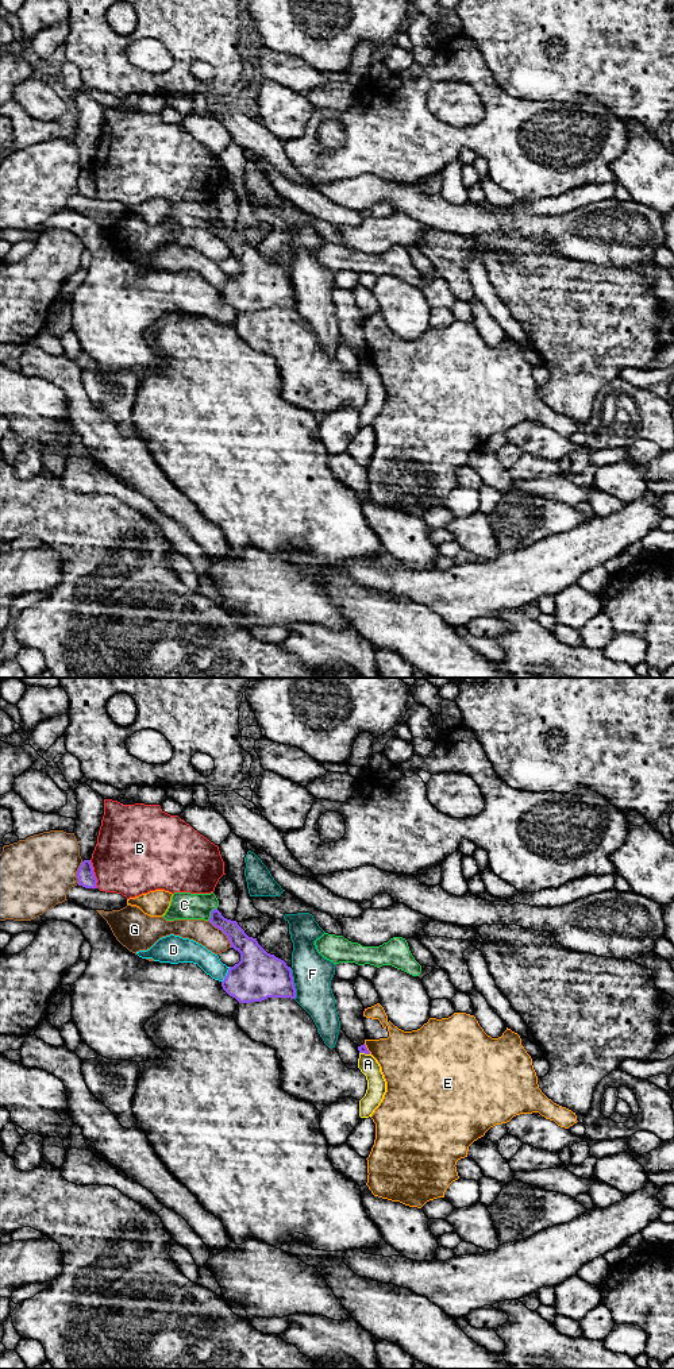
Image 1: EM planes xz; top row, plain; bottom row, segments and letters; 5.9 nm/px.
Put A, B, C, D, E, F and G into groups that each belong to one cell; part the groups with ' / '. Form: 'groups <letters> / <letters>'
groups A / B / C / D / E / F / G

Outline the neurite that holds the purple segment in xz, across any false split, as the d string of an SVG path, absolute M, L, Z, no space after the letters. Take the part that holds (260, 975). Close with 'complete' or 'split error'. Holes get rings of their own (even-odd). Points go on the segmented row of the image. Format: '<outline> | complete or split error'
M215 909L209 922L228 938L240 953L240 961L230 967L222 982L223 990L239 1003L262 1002L267 998L296 998L292 969L274 955L267 953L249 937L236 921L227 919Z | complete

